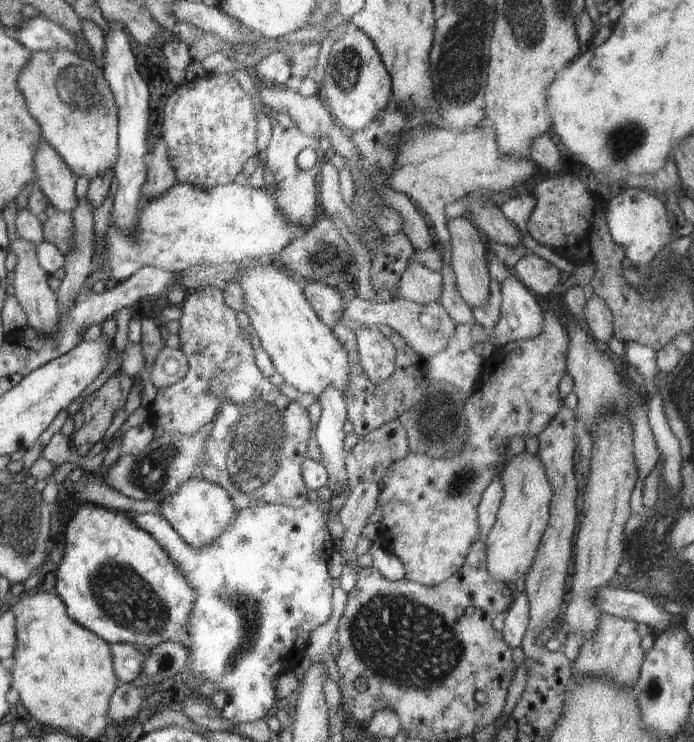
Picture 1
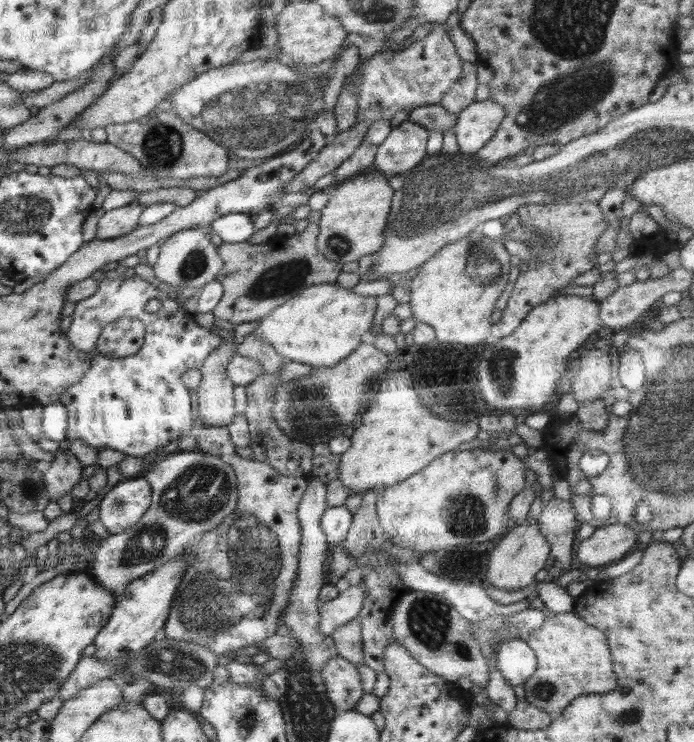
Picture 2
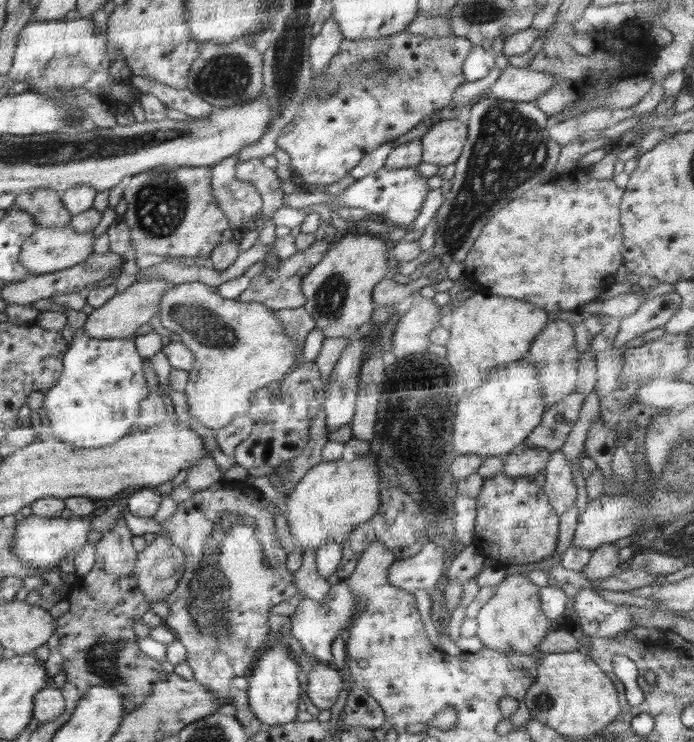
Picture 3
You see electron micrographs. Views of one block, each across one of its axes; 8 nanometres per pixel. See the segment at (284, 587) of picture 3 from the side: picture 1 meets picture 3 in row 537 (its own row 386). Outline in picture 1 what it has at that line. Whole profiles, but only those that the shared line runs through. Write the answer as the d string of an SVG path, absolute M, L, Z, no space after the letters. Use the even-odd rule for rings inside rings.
M212 285L198 288L197 291L193 294L190 293L185 298L180 307L182 316L179 320L180 329L177 335L180 341L180 350L186 355L188 361L188 372L186 372L186 376L180 382L164 388L164 390L157 390L157 395L147 410L147 421L153 424L154 427L161 426L166 434L172 432L172 434L185 434L188 436L194 436L201 429L209 425L212 426L208 432L208 436L206 436L206 442L204 442L204 456L202 456L202 460L198 464L199 475L203 476L208 482L219 484L224 488L230 495L230 500L232 500L237 510L244 510L257 504L284 504L284 506L292 508L304 506L308 502L306 497L307 486L304 484L301 475L301 466L307 457L306 450L308 440L310 439L310 430L313 425L309 418L308 410L300 406L297 401L293 401L286 397L286 395L283 395L279 387L273 385L266 376L262 376L262 372L256 367L256 362L254 361L254 351L250 345L250 335L244 328L238 325L238 320L236 319L237 312L228 308L228 305L224 302L223 292L219 288Z

